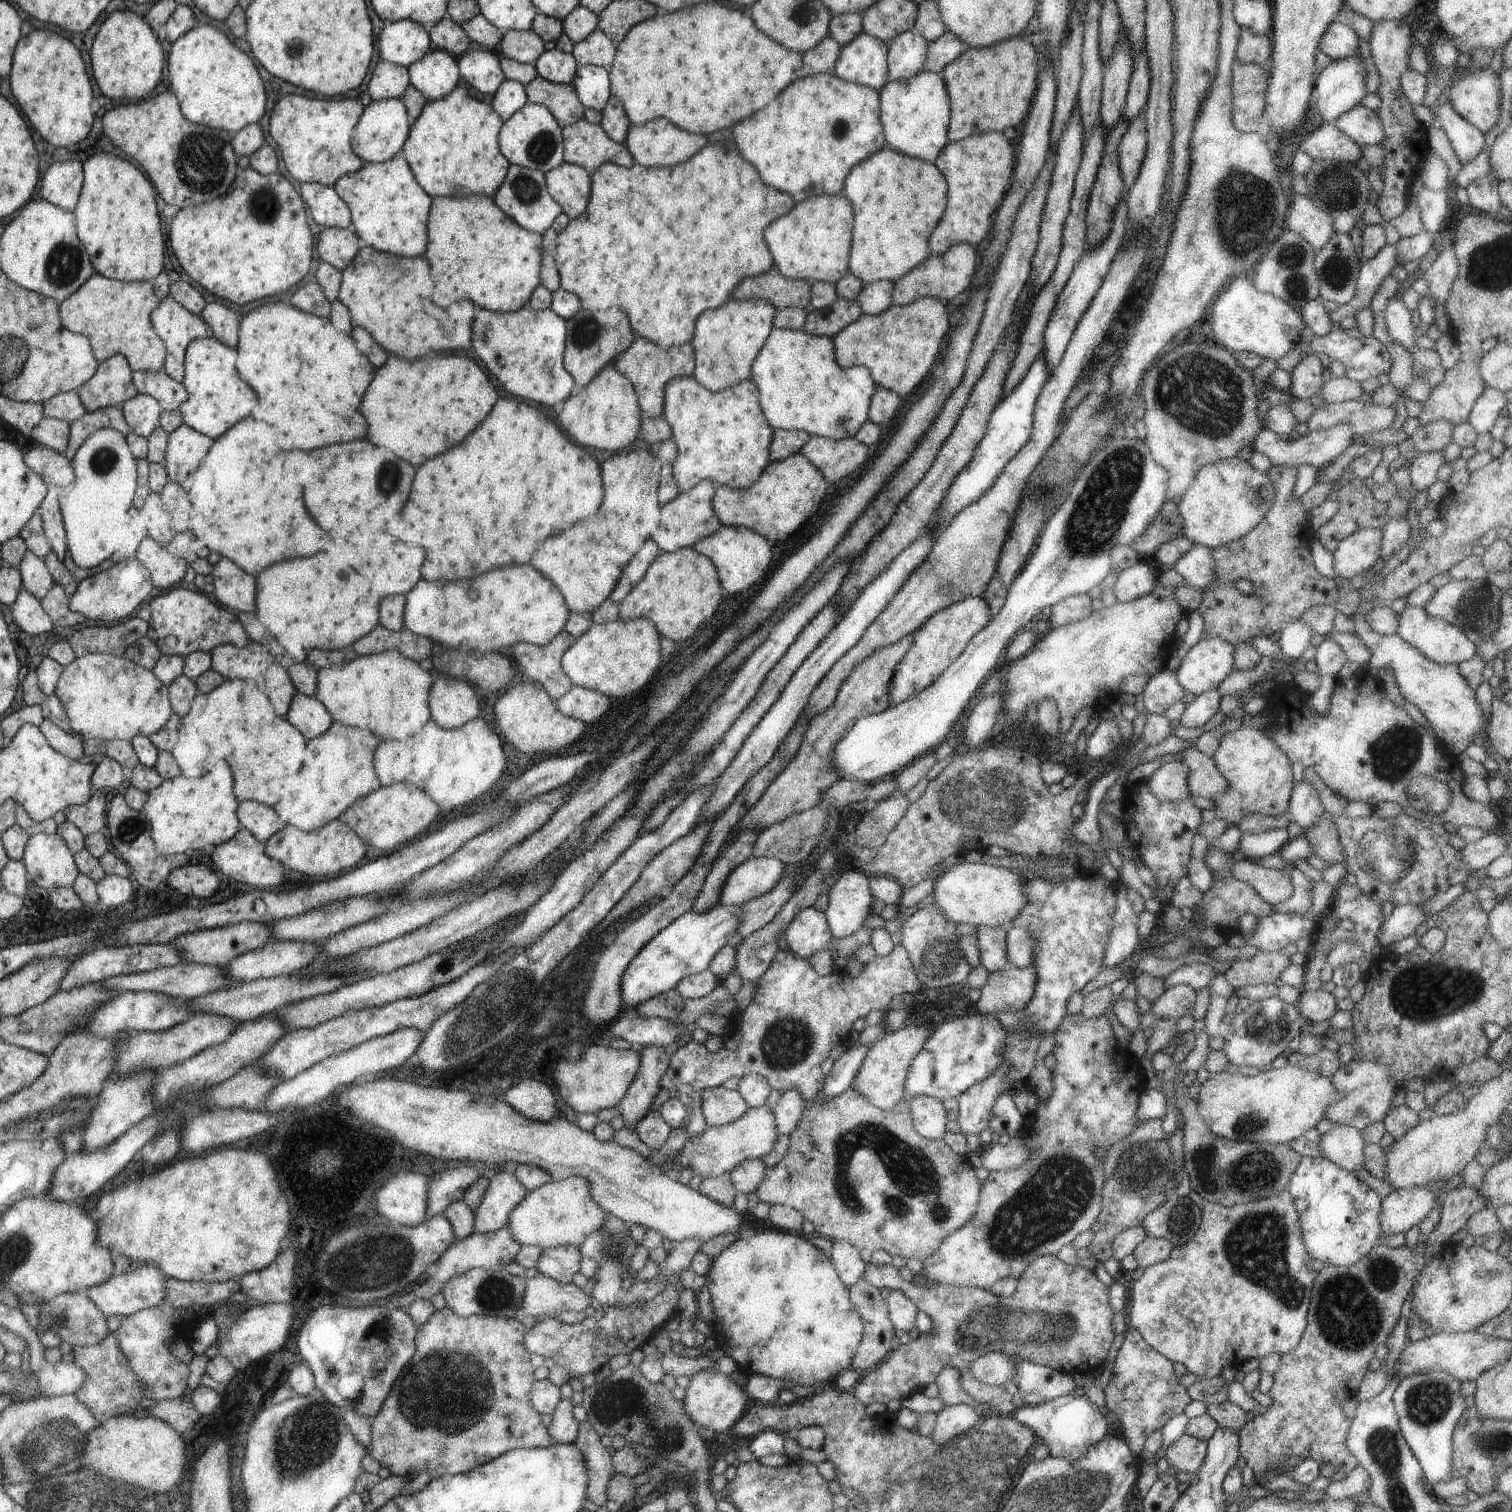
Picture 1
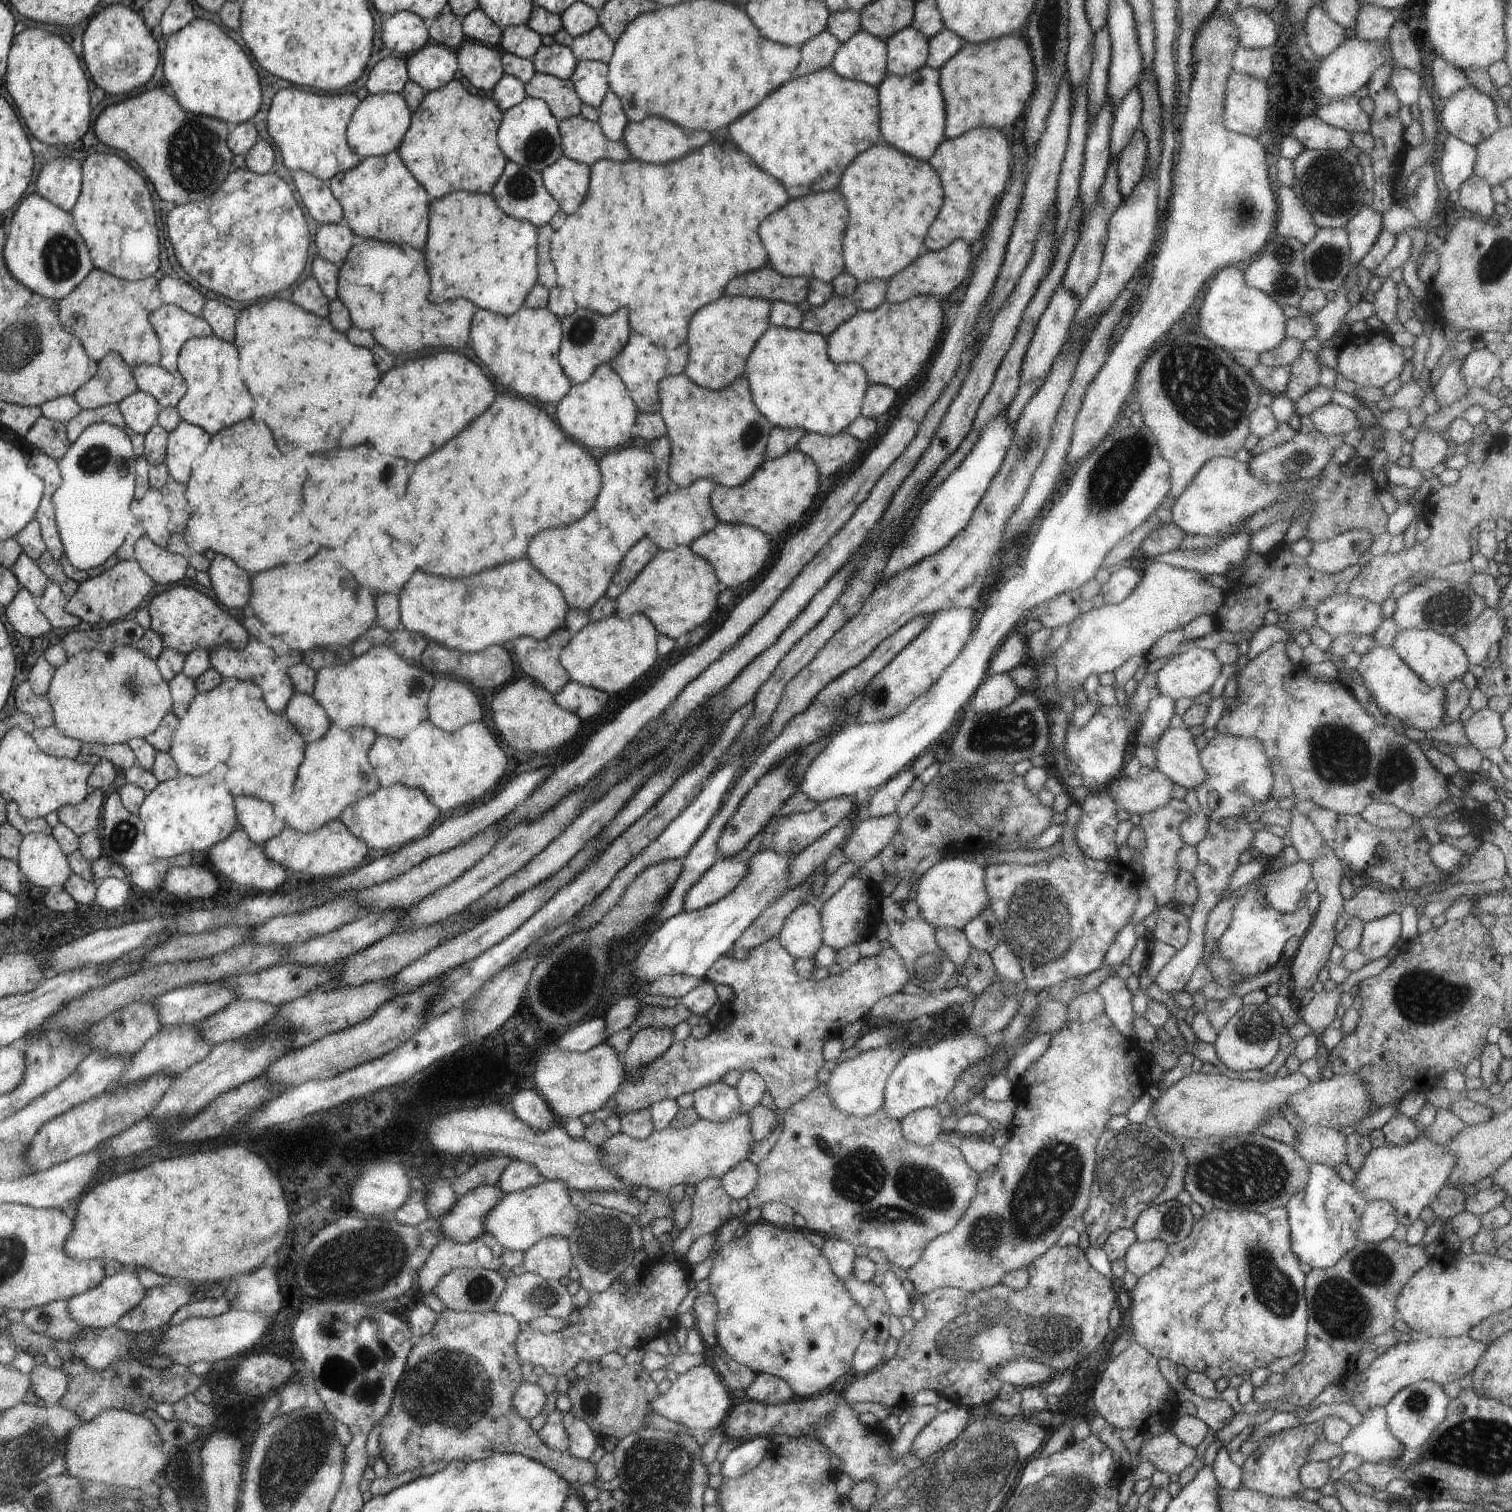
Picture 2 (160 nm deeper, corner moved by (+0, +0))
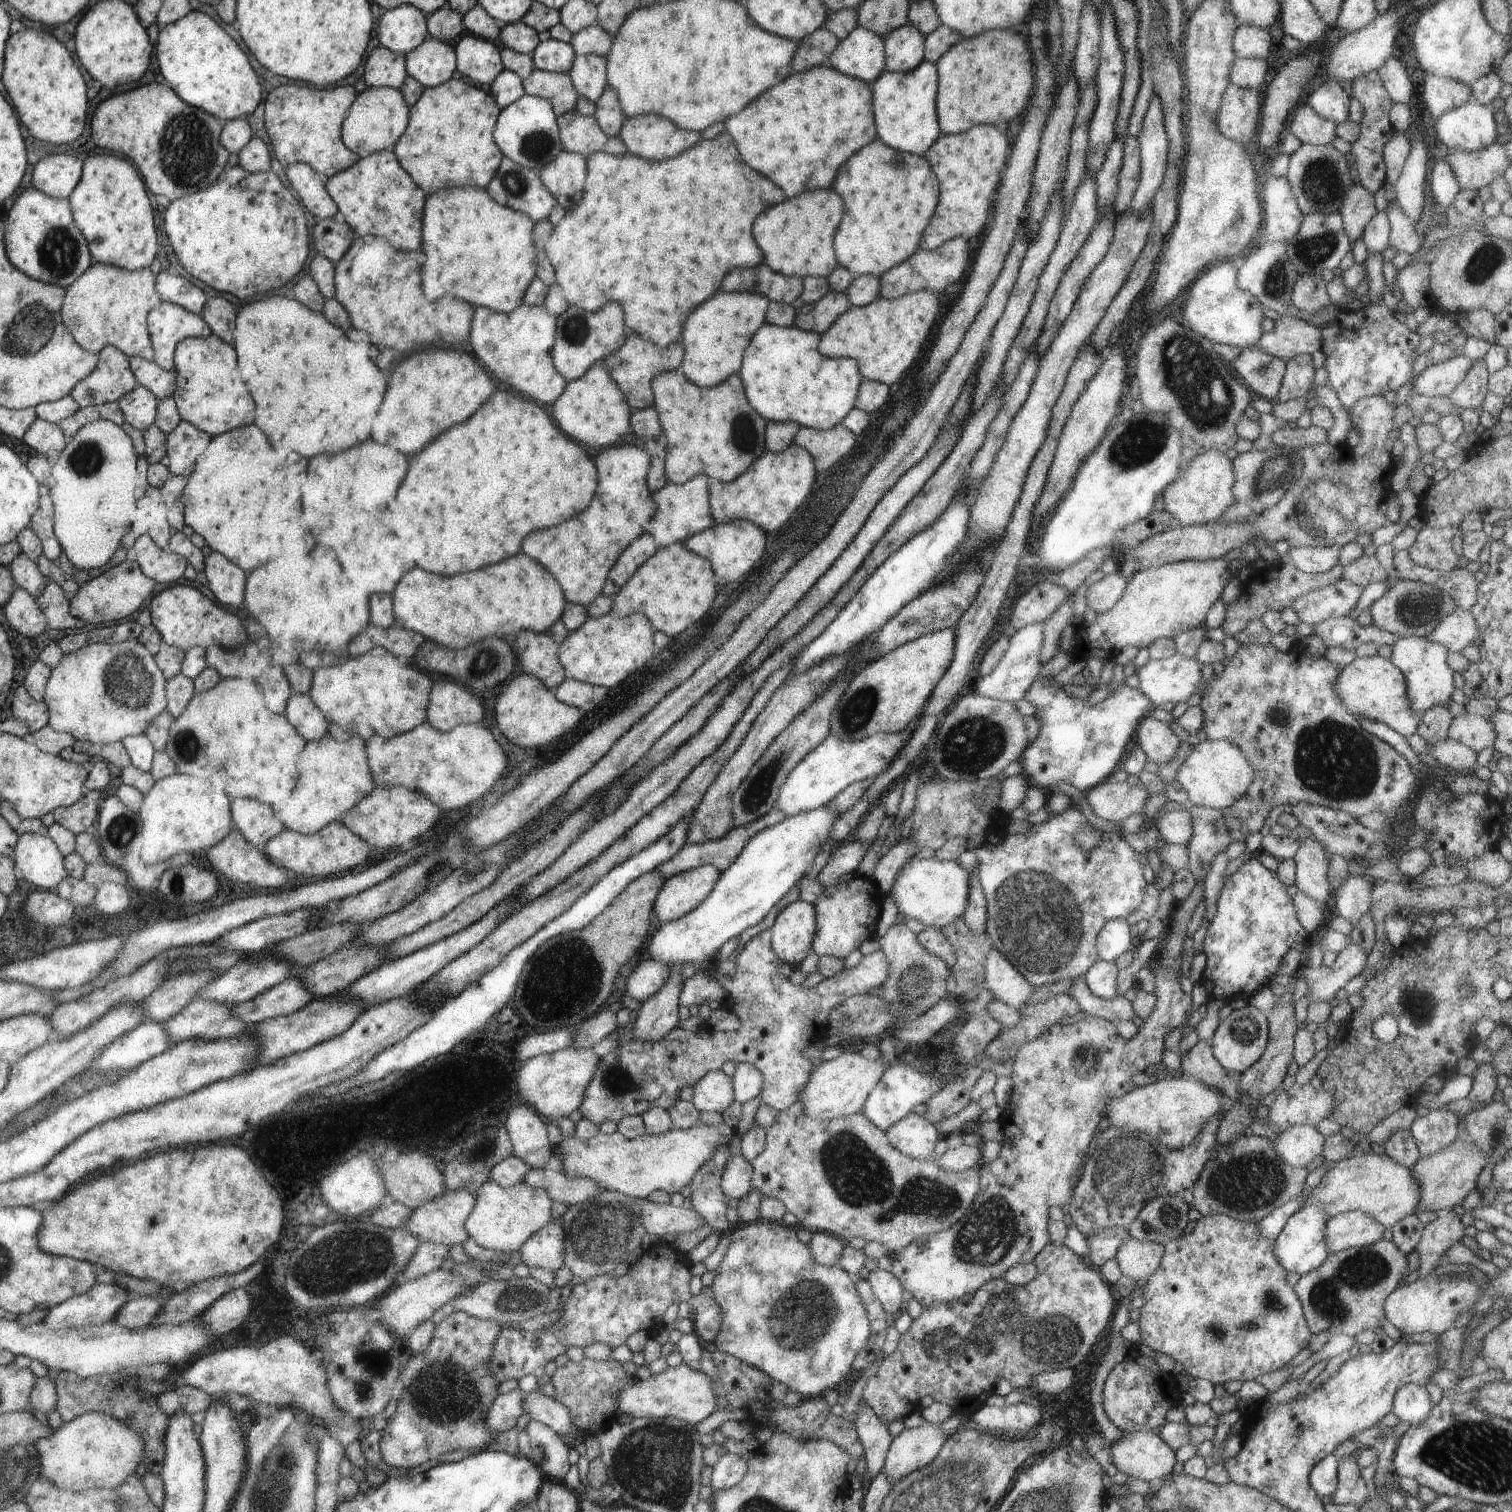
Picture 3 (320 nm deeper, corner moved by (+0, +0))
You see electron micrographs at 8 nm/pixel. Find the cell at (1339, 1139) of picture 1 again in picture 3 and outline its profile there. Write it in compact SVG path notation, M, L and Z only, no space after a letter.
M1294 1125L1280 1131L1270 1142L1280 1160L1293 1167L1306 1167L1313 1158L1322 1155L1324 1139L1316 1127Z

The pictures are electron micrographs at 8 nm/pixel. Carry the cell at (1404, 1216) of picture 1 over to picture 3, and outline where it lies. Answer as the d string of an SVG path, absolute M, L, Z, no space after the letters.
M1350 1211L1330 1217L1325 1226L1325 1240L1329 1253L1352 1247L1360 1248L1379 1241L1386 1230L1362 1211Z

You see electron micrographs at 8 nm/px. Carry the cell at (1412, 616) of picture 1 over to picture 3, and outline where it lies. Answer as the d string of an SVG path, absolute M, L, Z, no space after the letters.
M1398 637L1392 645L1390 660L1403 672L1407 684L1407 699L1412 712L1422 715L1433 706L1446 705L1454 692L1454 671L1447 662L1449 650L1424 637Z

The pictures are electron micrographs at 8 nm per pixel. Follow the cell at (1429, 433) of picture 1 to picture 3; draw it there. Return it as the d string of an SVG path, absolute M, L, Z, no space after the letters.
M1476 359L1466 373L1464 380L1451 392L1449 397L1457 412L1462 412L1466 408L1477 408L1481 410L1484 398L1488 394L1488 381L1490 372L1486 361Z

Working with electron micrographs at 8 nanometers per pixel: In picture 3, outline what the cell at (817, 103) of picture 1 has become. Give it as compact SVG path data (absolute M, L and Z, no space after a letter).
M819 66L800 72L796 76L790 76L788 80L784 80L784 84L778 84L776 88L770 88L768 92L764 92L764 96L760 96L760 100L752 100L752 104L748 104L748 108L744 108L744 112L738 112L736 116L732 116L732 120L726 120L724 126L732 134L734 142L740 144L740 152L744 152L744 160L748 160L748 164L752 164L752 168L756 168L758 172L764 172L764 176L772 176L772 180L776 180L776 184L780 184L780 188L784 188L784 192L788 192L788 198L792 198L798 196L800 192L810 192L810 190L816 190L816 188L830 188L834 178L836 178L838 168L854 152L858 152L860 148L866 147L867 144L874 141L877 128L874 128L875 116L872 116L872 105L873 92L870 92L870 83L848 76L830 66Z

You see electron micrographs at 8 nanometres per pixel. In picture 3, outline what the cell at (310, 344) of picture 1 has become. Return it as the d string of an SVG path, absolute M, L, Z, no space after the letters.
M276 295L250 302L237 312L231 342L236 344L236 352L240 352L240 372L250 376L248 388L252 388L256 404L260 404L256 428L264 428L280 452L298 452L300 456L312 458L316 454L336 454L370 438L372 414L382 404L386 378L368 356L368 344L350 342L340 328L326 322L322 312L312 312L306 306L295 298Z

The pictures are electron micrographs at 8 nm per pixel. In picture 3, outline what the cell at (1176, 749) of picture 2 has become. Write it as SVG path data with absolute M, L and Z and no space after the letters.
M1154 717L1143 718L1137 726L1136 740L1139 747L1146 753L1150 762L1155 762L1160 765L1163 762L1168 762L1176 754L1177 748L1180 746L1180 740L1174 732L1170 730L1168 723L1157 721Z

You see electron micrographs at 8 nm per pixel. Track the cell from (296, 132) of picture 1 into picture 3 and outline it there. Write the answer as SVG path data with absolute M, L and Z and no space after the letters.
M352 85L335 88L308 88L308 86L278 86L264 102L266 132L270 138L272 154L285 169L296 163L311 165L324 176L336 175L360 160L358 154L348 150L342 142L341 124L348 109L356 100Z

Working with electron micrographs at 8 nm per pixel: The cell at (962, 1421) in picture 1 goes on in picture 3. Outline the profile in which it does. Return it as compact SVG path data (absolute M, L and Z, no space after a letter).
M926 1423L922 1427L905 1428L892 1439L883 1464L883 1471L892 1486L936 1458L951 1433L938 1429L937 1425Z

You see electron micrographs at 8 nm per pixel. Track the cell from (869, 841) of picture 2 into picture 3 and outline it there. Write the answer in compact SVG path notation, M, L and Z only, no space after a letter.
M859 841L850 844L840 843L840 848L831 852L826 866L822 868L815 878L822 886L828 888L840 882L844 874L856 872L858 864L869 847L872 845L861 845Z

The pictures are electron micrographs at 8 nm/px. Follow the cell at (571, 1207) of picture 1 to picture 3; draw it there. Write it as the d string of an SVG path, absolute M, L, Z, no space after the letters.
M488 1180L475 1195L477 1203L466 1220L466 1230L482 1248L503 1253L518 1251L532 1235L553 1221L550 1210L553 1200L548 1192L524 1182L504 1188Z

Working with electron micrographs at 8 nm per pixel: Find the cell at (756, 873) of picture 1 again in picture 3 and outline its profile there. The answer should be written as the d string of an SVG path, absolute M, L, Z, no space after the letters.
M710 865L671 876L655 902L658 925L678 920L694 911L718 884L722 871Z

